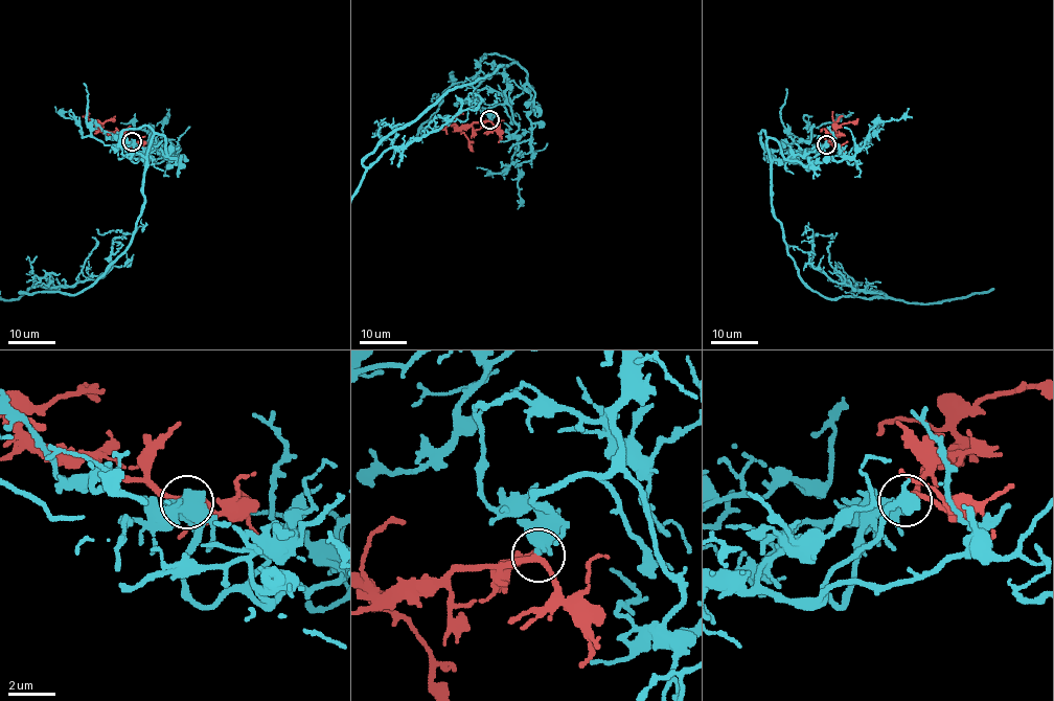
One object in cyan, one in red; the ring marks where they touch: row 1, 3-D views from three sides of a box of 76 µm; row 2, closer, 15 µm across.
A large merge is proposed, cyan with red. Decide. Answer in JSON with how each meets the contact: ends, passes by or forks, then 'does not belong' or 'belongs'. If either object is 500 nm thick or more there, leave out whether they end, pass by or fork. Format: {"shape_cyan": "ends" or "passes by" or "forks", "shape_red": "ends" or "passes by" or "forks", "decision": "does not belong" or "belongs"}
{"shape_cyan": "passes by", "shape_red": "passes by", "decision": "belongs"}

